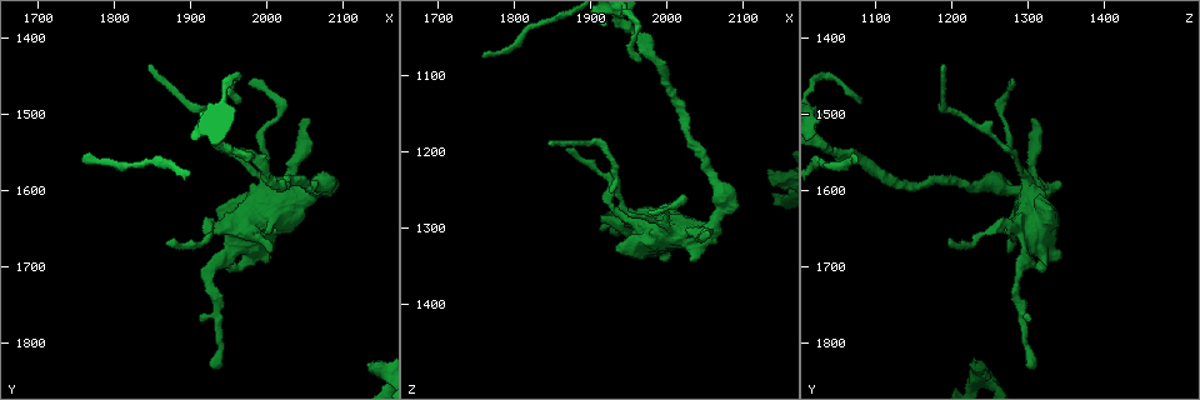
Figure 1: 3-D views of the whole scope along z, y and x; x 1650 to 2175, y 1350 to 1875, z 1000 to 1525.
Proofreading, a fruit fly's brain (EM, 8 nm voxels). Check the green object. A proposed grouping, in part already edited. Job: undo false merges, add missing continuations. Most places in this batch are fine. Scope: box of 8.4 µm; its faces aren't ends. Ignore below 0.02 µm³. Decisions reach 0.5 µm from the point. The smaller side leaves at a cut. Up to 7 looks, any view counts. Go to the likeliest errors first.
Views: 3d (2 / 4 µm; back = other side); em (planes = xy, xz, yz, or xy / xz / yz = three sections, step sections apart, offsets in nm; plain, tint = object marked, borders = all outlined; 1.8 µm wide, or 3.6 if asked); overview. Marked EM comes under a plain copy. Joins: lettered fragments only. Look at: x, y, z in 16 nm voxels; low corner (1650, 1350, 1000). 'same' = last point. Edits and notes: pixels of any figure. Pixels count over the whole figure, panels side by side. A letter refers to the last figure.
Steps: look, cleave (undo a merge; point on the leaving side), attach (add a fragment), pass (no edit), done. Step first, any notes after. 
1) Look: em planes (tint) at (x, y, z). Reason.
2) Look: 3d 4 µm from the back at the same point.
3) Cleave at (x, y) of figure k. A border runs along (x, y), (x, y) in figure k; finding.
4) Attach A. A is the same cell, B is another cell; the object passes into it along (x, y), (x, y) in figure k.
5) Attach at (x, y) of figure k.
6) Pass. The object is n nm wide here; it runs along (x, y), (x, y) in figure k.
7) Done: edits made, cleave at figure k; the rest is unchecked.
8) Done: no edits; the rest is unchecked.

Look: em xy step 16 (tint) at (2135, 1830, 1225). Free end.

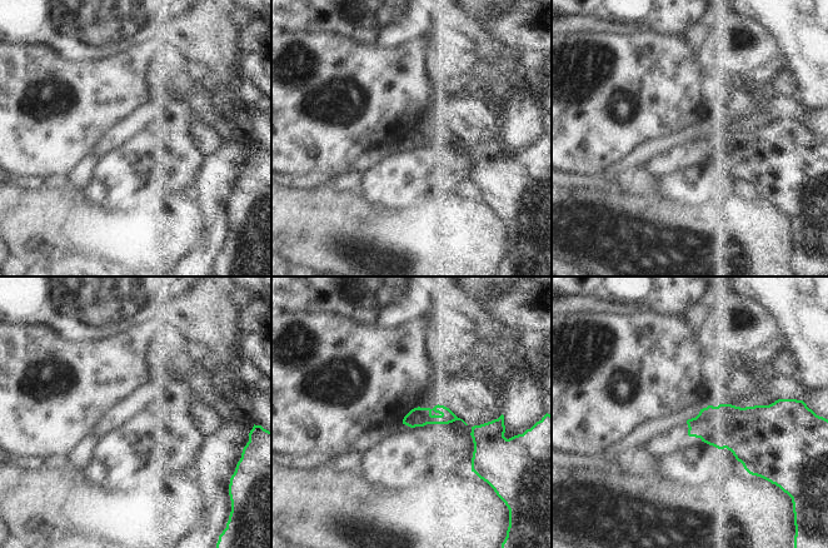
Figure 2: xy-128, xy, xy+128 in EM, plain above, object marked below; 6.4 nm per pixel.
Look: em planes (borders) at the same point. Another direction.

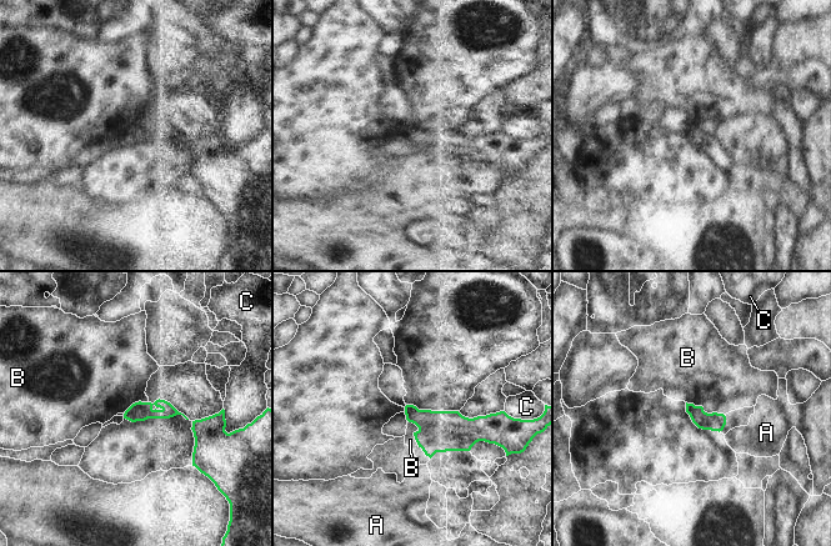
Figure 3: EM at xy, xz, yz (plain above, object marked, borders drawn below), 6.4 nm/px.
Pass. A, B and C are other cells; a border runs along (408, 420), (430, 457) in figure 3; no lettered fragment goes on from it.

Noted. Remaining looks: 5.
Look: 3d 2 µm from the back at (2060, 1505, 1305).

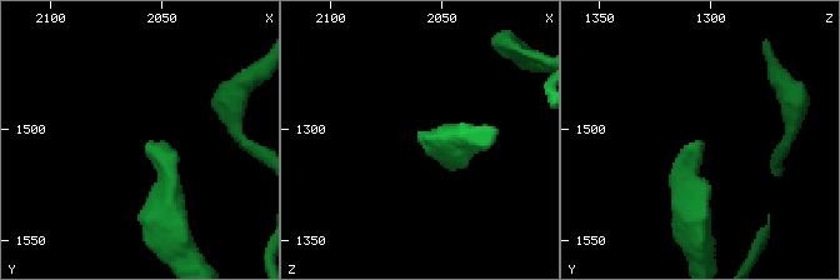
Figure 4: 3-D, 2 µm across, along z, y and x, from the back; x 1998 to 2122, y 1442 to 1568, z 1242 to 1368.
Look: em xy step 16 (tint) at (2057, 1507, 1305).

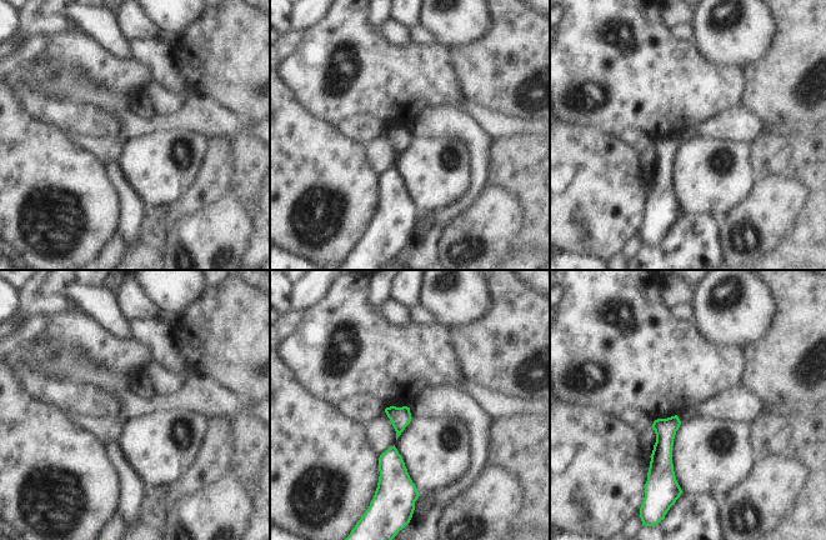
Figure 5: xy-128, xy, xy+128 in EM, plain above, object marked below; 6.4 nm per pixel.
Look: em planes (borders) at the same point. Cut it another way.

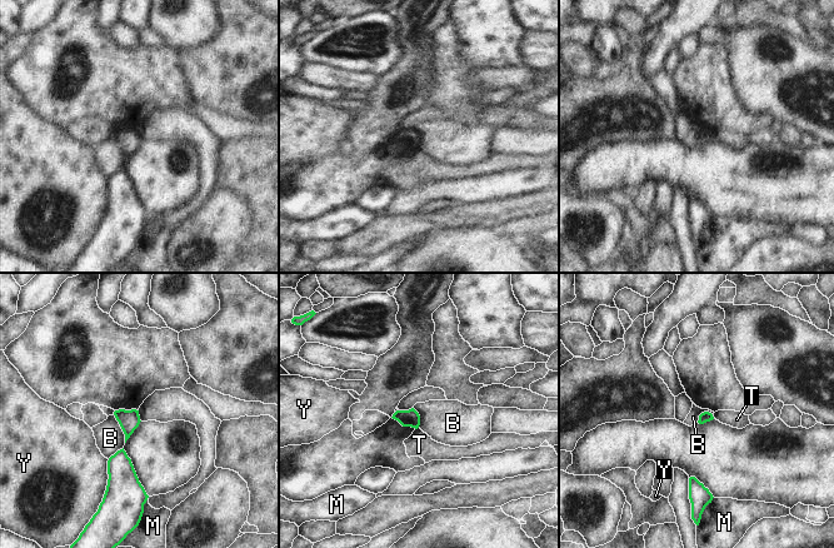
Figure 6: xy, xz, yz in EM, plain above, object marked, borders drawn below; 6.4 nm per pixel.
Pass. B, M, T and Y are other cells; no lettered fragment goes on from it.

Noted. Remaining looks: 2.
Look: em xy step 8 (tint) at (1925, 1705, 1285). Abrupt turn.

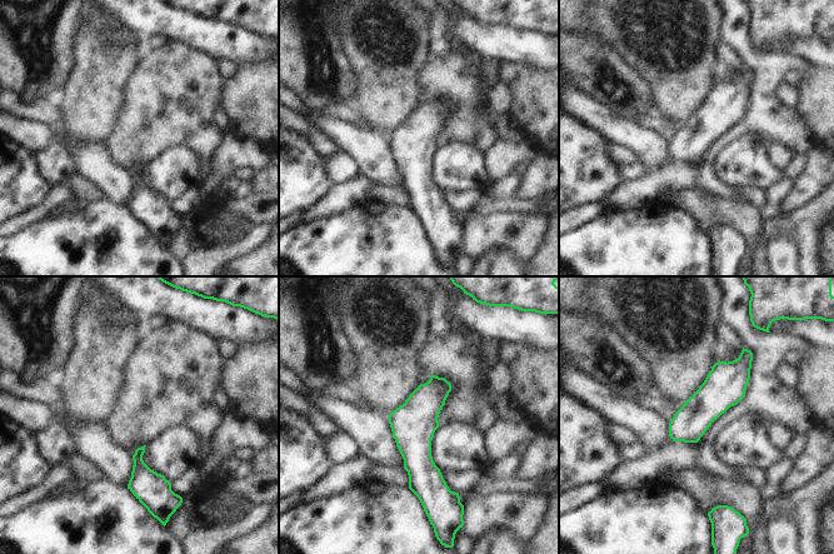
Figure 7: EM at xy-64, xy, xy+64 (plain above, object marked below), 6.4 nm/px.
Look: em planes (borders) at the same point. Cut it another way.

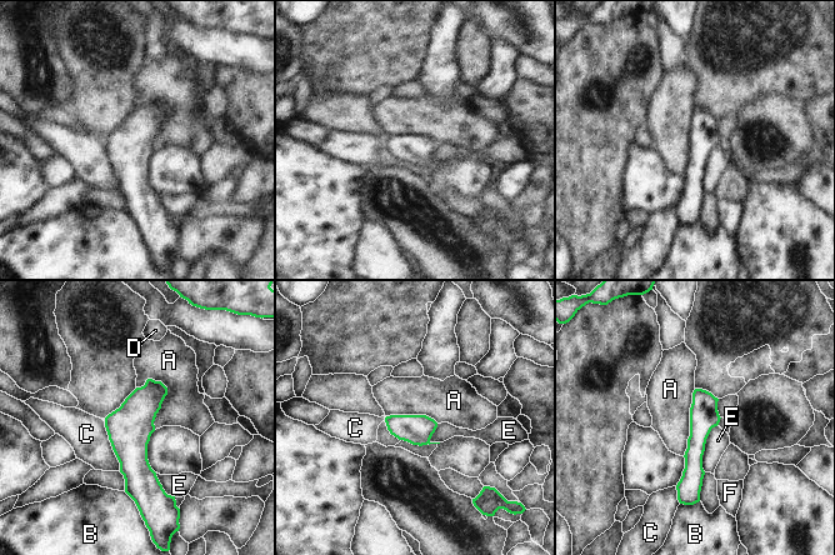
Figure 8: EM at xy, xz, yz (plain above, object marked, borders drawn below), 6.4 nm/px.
Pass. A, B, C, D, E and F are other cells; a border runs along (148, 378), (166, 388), (154, 429) in figure 8; continuous, no second neuron.

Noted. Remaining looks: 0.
Done: no edits; the rest is unchecked.

